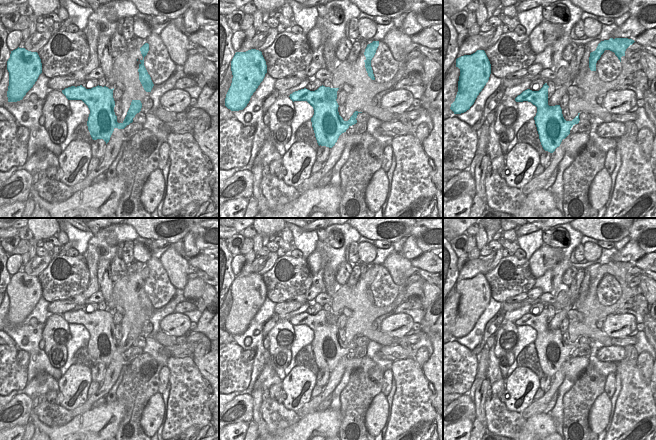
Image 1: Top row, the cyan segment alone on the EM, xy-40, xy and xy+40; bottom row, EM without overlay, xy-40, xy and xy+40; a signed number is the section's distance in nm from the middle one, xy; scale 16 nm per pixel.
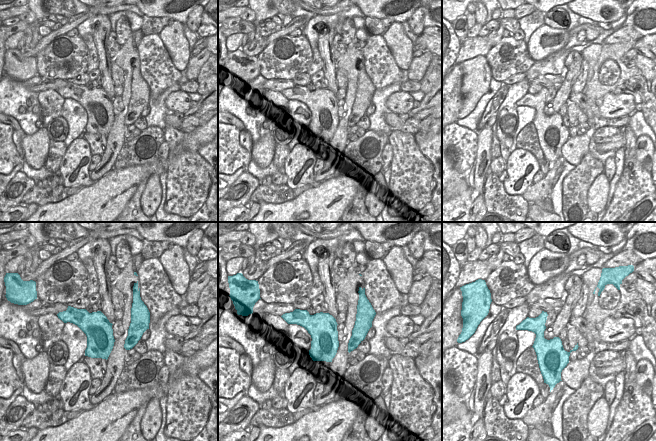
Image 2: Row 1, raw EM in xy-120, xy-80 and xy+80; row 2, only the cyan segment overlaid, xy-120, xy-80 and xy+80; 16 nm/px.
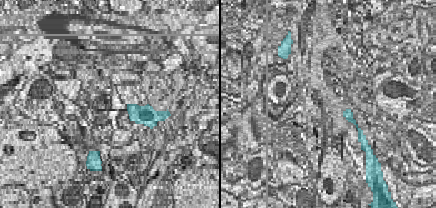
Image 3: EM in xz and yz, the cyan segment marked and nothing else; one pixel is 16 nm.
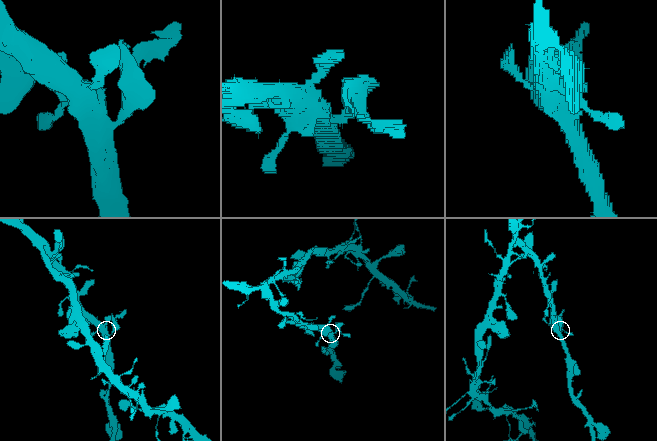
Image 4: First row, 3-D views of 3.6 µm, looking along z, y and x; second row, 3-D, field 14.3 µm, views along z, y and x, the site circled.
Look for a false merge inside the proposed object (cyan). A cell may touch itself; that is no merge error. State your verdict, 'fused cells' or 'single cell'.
single cell

